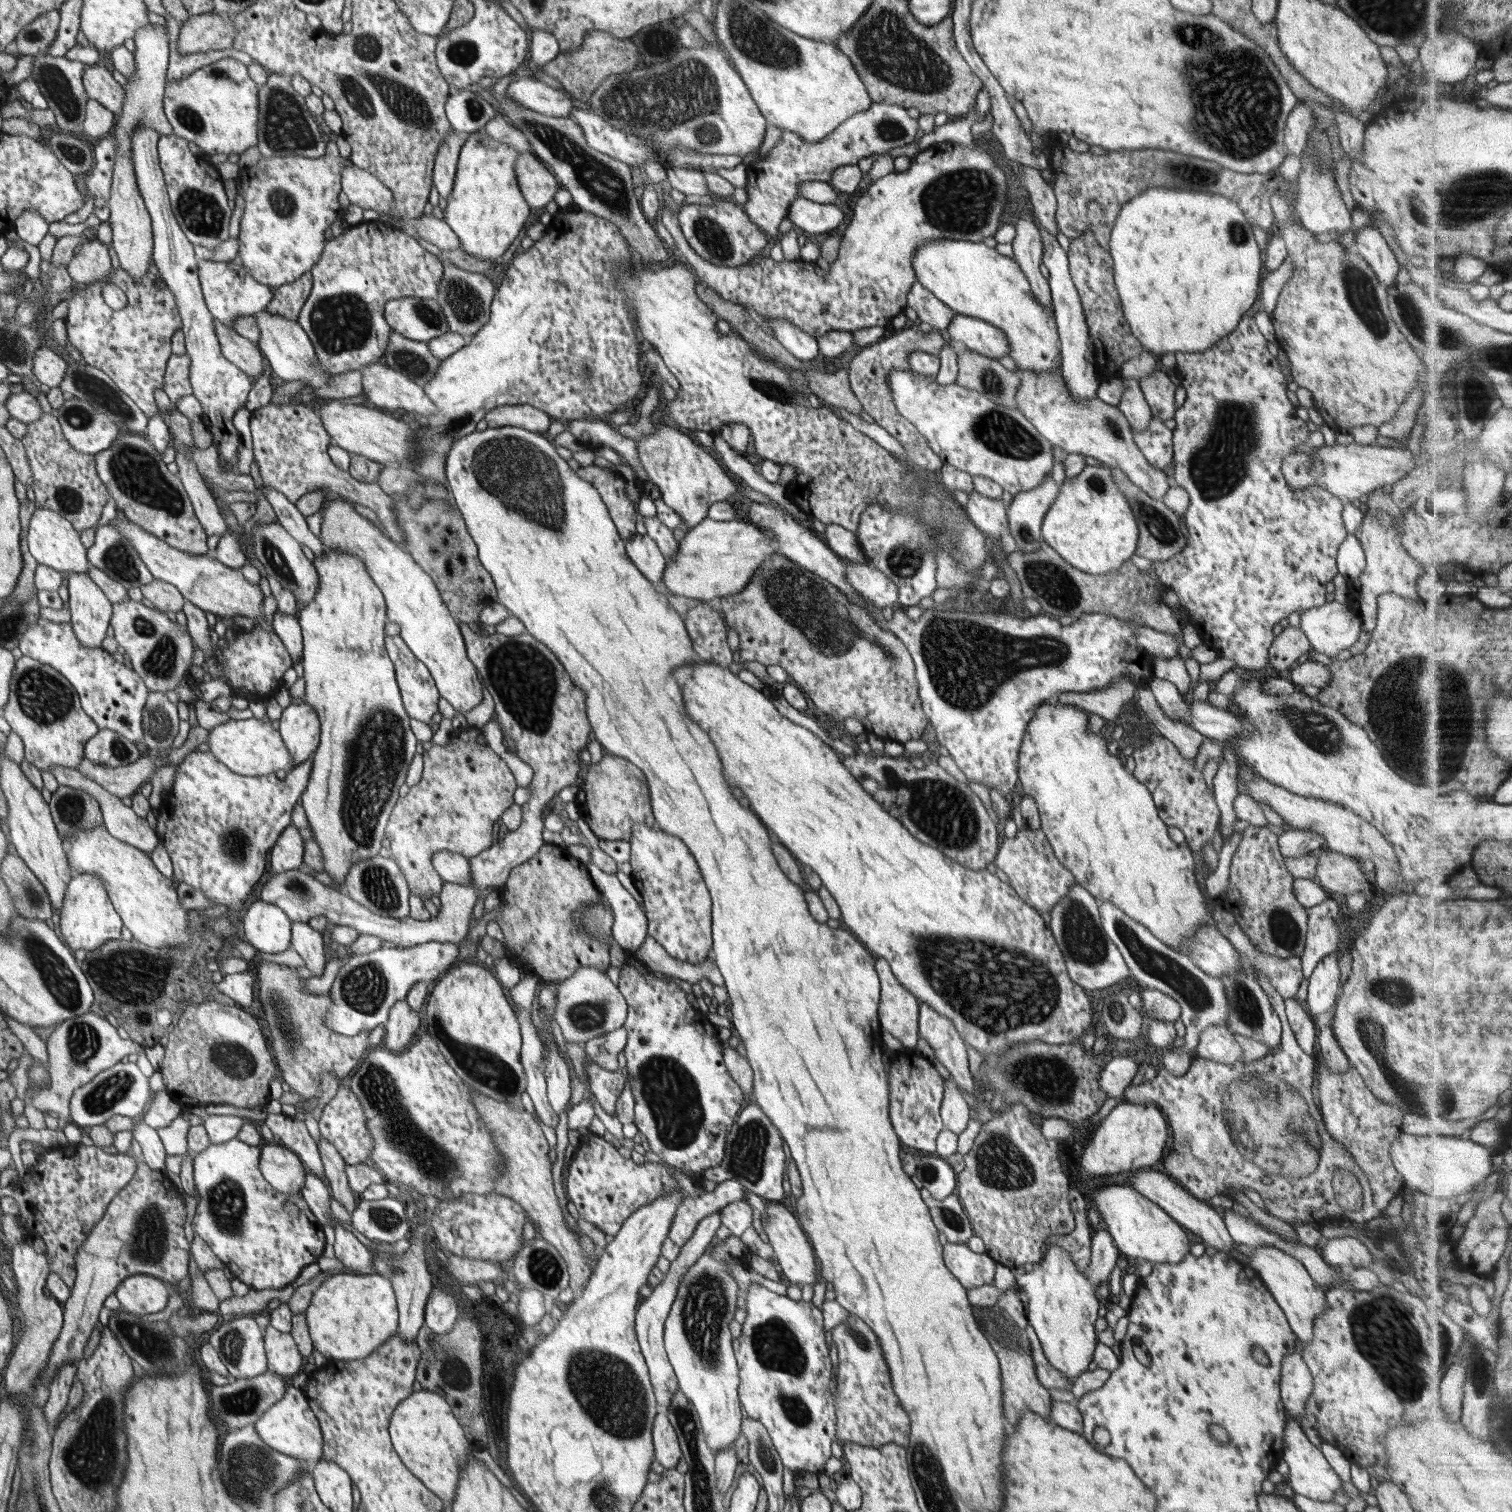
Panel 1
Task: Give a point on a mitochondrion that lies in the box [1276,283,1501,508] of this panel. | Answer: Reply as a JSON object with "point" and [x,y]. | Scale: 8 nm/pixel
{"point":[1474,396]}

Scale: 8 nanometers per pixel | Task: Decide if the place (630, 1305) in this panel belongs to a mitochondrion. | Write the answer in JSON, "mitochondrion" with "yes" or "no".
{"mitochondrion":"no"}

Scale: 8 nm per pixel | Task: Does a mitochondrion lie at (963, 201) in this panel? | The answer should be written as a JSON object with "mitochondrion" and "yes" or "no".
{"mitochondrion":"yes"}

